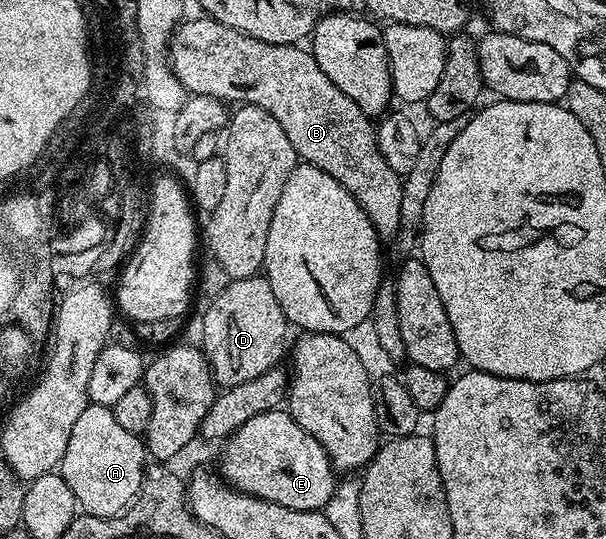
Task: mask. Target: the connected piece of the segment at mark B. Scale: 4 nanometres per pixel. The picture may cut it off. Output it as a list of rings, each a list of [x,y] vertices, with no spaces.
[[[201,17],[186,20],[177,27],[171,38],[169,64],[190,94],[209,95],[224,103],[235,101],[234,103],[253,105],[269,111],[277,123],[281,124],[289,143],[293,143],[296,158],[325,171],[325,175],[333,175],[333,179],[337,179],[337,183],[341,183],[341,187],[345,187],[345,191],[349,191],[349,195],[353,195],[353,199],[361,203],[380,242],[394,242],[401,223],[401,177],[381,153],[372,118],[367,117],[349,95],[343,94],[334,86],[333,81],[317,65],[310,50],[301,45],[265,43],[264,40],[246,36],[235,28],[226,27],[220,21]]]

